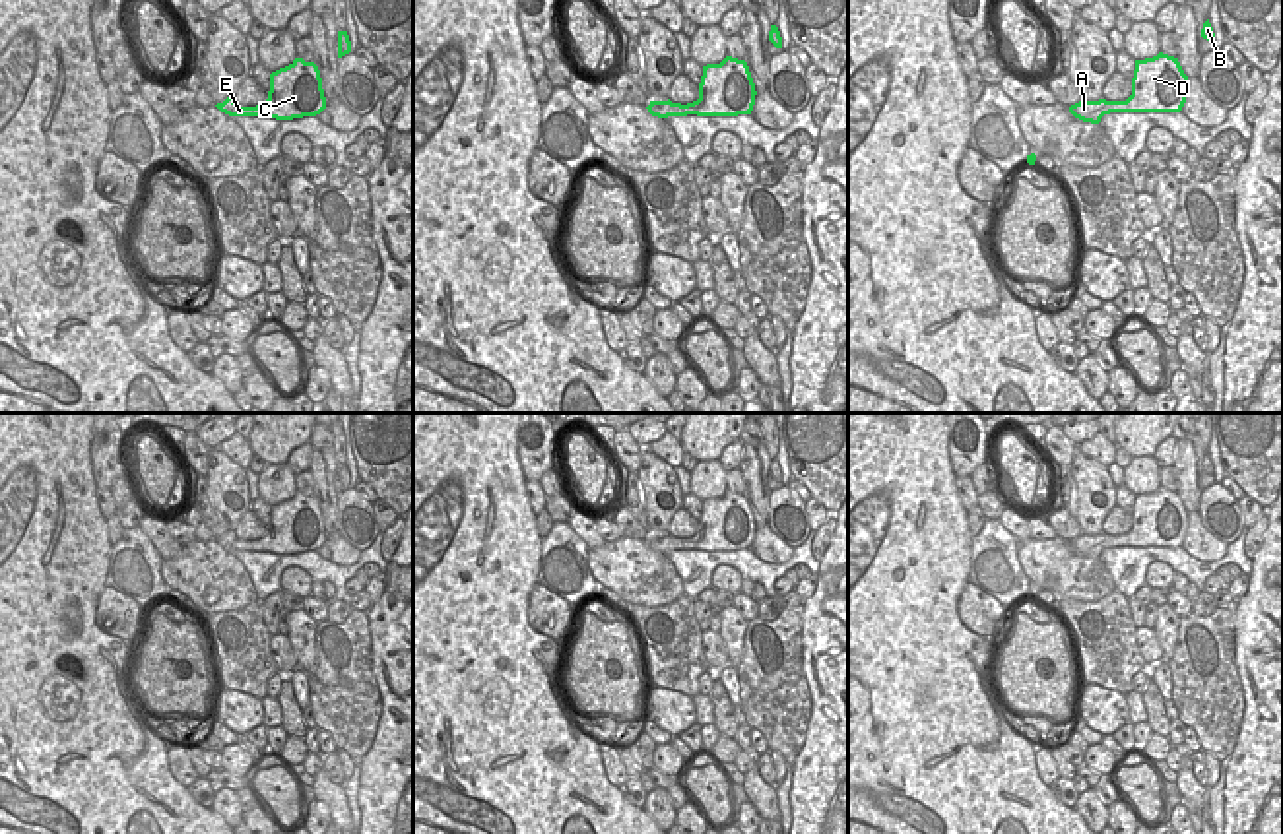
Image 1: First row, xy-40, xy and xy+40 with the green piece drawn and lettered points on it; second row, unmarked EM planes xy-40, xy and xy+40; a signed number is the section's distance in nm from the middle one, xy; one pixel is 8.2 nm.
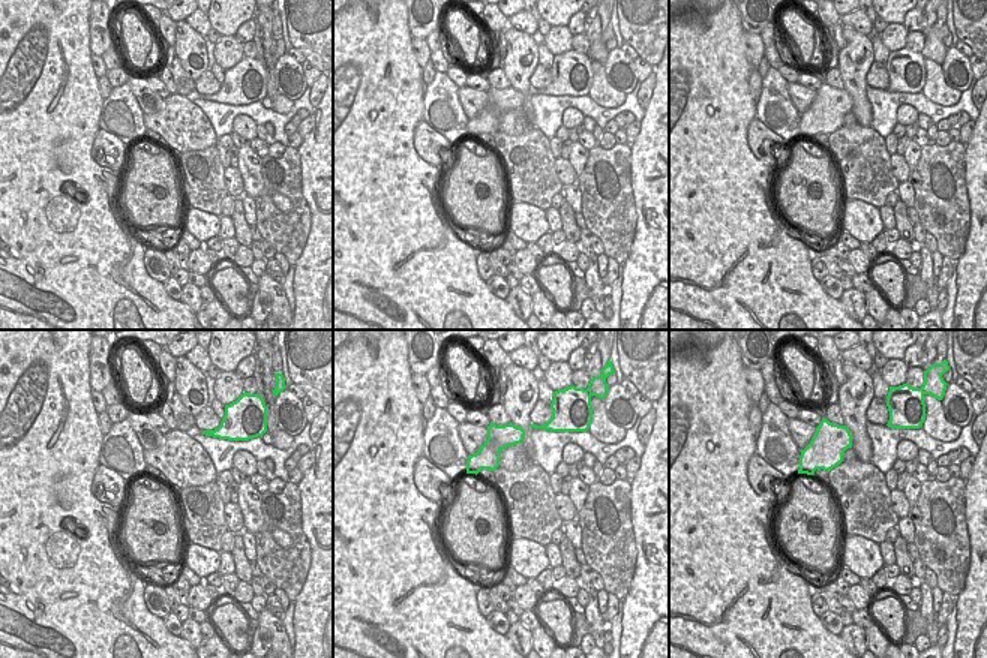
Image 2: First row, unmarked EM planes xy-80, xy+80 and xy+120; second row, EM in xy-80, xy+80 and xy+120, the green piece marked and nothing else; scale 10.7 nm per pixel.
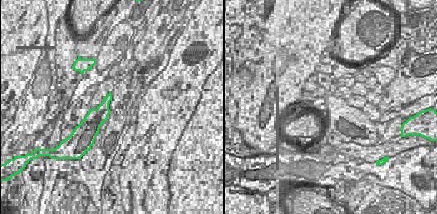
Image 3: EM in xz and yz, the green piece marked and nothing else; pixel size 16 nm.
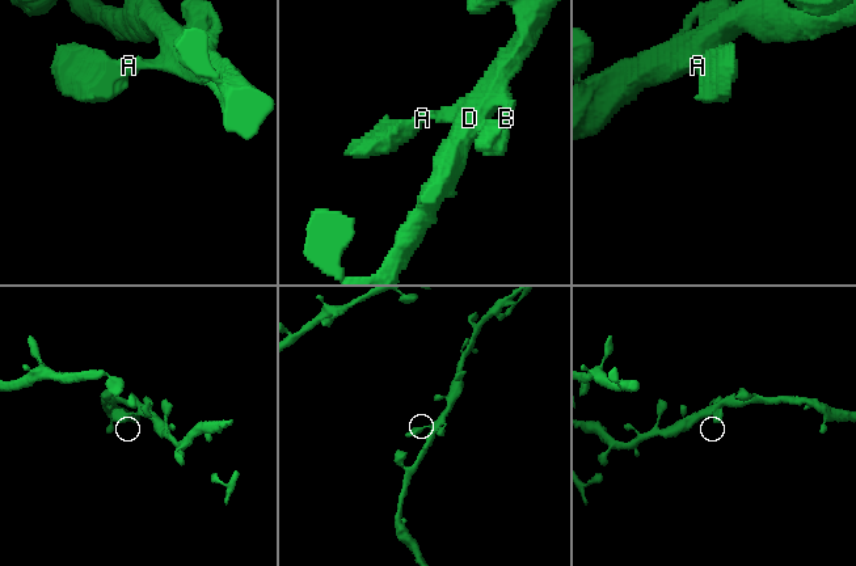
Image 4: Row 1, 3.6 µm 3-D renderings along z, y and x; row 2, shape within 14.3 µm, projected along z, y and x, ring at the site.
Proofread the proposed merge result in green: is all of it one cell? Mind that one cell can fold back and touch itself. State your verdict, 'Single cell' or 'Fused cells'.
Single cell

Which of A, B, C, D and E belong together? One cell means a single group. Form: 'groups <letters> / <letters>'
groups A B C D E

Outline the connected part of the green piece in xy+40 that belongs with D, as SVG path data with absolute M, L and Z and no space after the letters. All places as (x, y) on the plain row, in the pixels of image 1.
M1159 487L1153 493L1135 495L1132 529L1126 535L1079 535L1069 547L1091 559L1099 559L1110 547L1180 547L1188 529L1188 510L1178 493Z

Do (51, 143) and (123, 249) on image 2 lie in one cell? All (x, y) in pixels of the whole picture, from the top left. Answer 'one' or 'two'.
one

